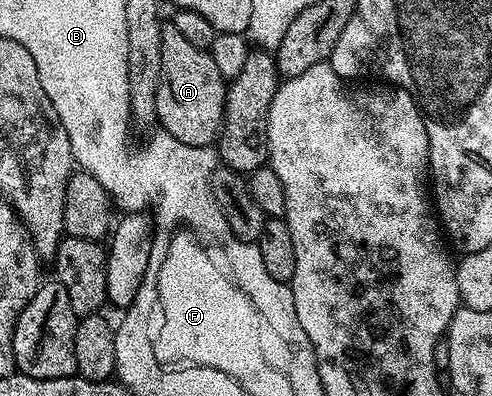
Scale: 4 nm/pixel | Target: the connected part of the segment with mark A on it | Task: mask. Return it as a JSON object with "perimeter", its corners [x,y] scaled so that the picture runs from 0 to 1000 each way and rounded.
{"perimeter":[[[350,61],[327,68],[329,101],[329,172],[323,222],[315,242],[315,273],[319,275],[319,308],[325,326],[337,328],[356,354],[372,354],[372,364],[390,369],[433,369],[441,356],[441,341],[449,336],[449,306],[457,301],[457,232],[461,199],[445,182],[437,152],[419,121],[396,121]]]}

